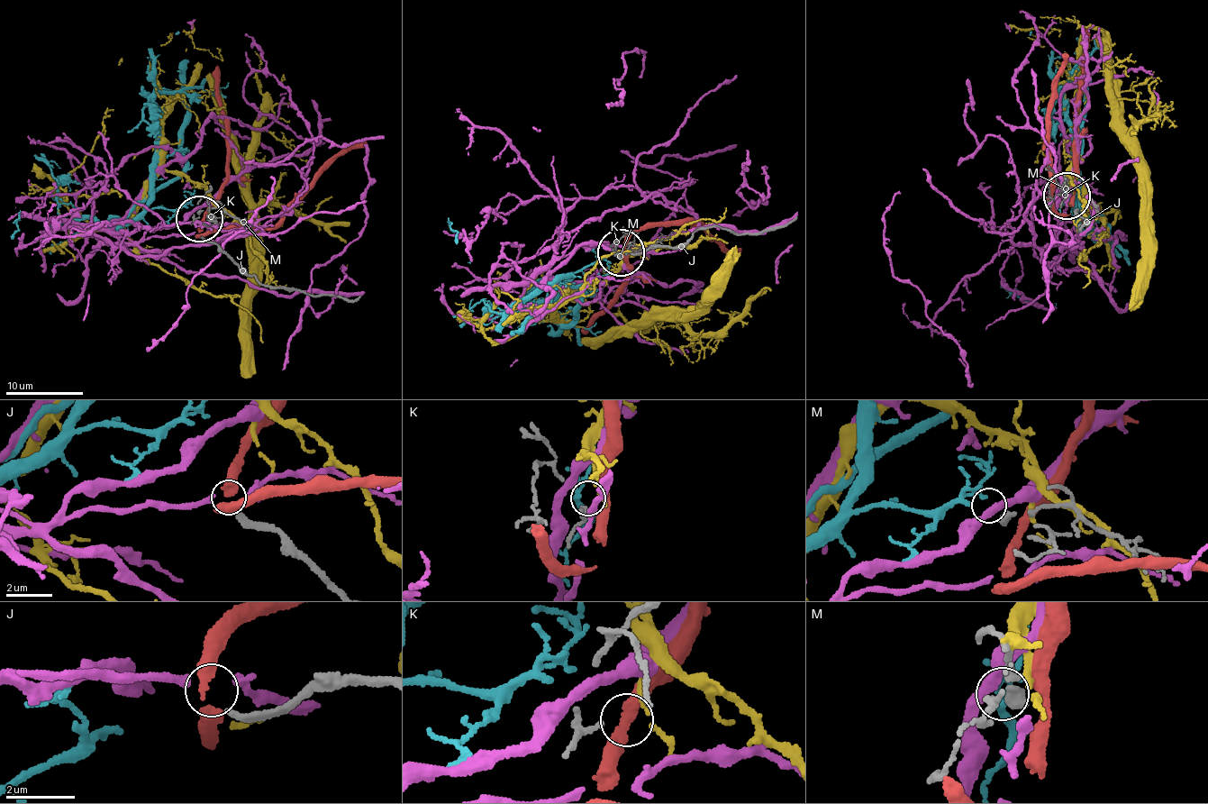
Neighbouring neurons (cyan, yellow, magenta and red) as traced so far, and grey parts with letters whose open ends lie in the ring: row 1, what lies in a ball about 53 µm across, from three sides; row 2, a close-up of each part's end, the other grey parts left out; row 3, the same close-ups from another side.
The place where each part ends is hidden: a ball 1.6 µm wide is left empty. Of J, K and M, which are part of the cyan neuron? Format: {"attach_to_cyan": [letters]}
{"attach_to_cyan": ["M"]}

